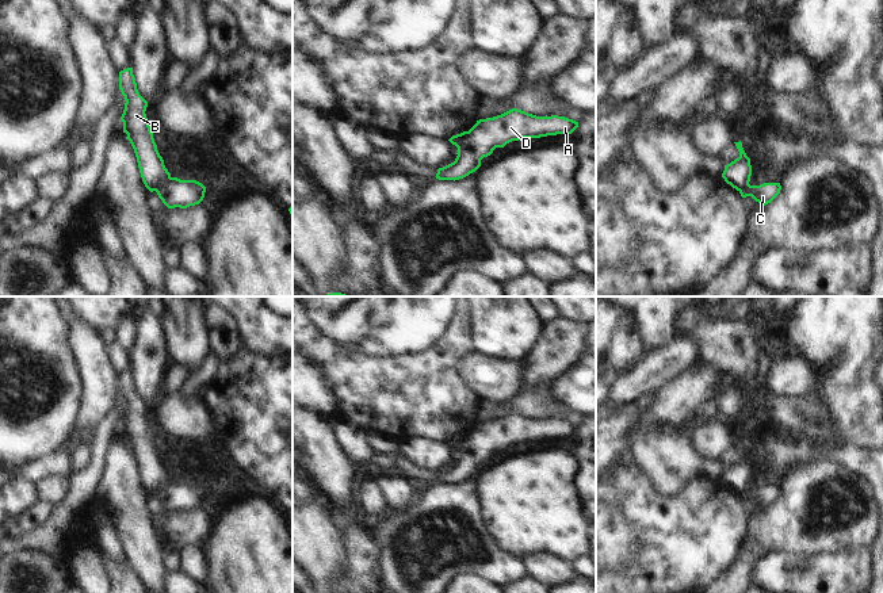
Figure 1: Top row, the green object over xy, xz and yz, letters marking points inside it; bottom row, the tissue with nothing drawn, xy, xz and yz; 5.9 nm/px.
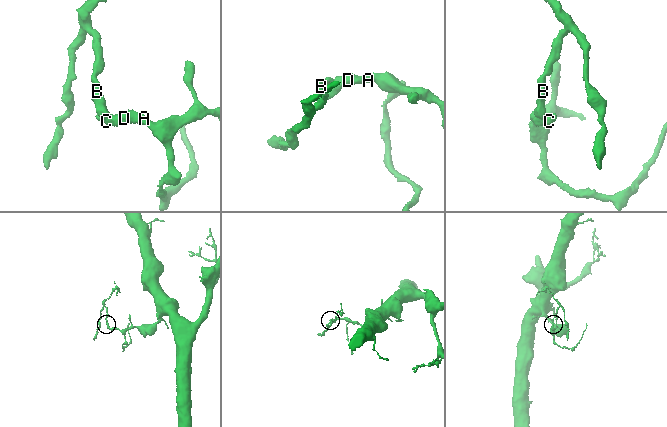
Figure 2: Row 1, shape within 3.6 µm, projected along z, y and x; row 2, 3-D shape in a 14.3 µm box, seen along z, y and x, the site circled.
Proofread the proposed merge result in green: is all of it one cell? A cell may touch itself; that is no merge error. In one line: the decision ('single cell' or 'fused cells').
fused cells

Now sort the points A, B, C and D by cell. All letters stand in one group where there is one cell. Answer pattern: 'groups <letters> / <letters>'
groups A C D / B

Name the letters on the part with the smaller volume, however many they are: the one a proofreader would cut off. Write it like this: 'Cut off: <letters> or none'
Cut off: B

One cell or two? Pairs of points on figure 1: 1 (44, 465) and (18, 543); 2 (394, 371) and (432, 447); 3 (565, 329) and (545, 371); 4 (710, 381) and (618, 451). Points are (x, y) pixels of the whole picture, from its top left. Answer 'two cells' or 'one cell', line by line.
1: two cells
2: two cells
3: one cell
4: one cell

